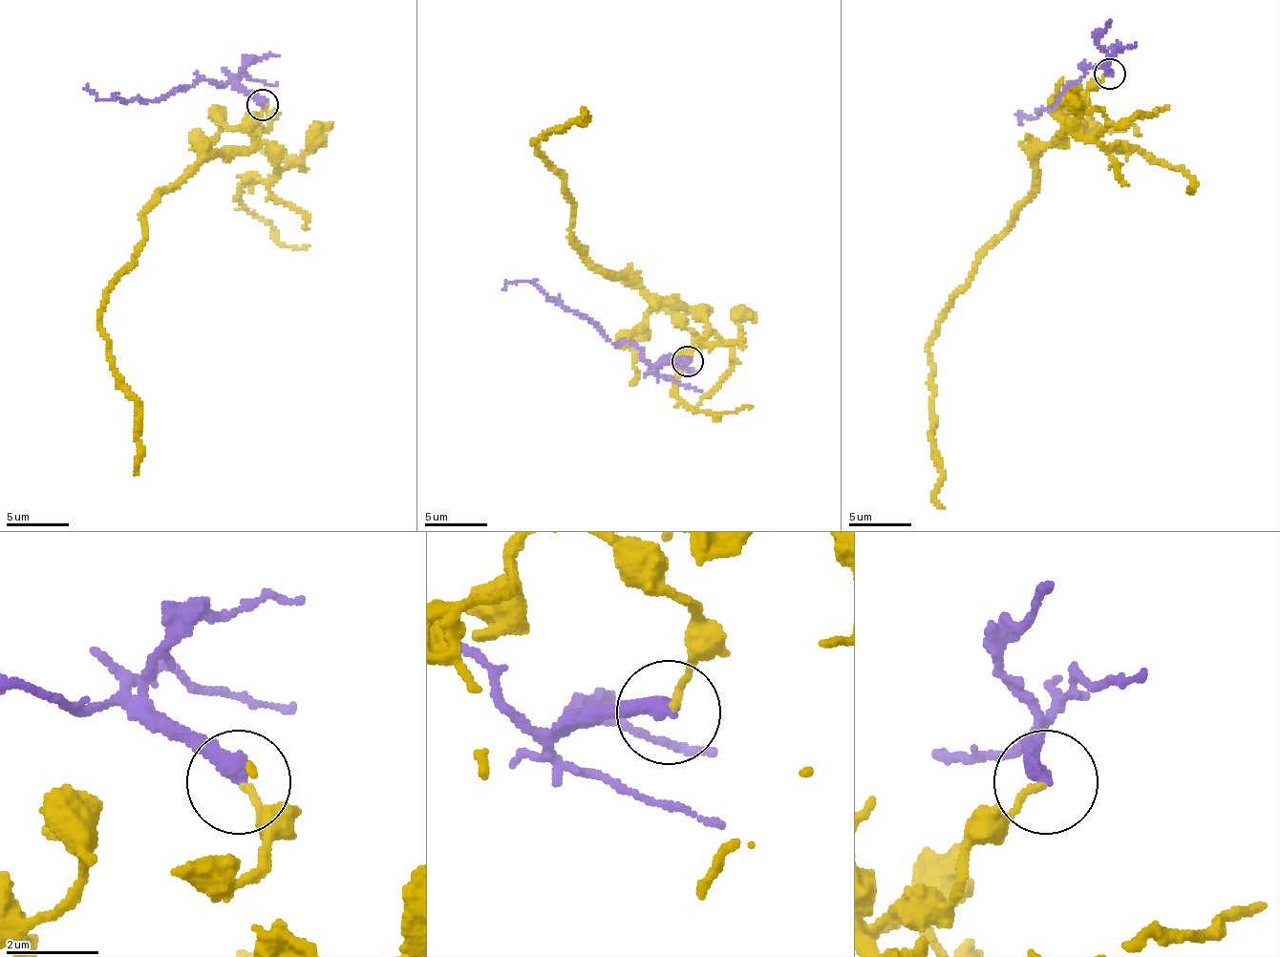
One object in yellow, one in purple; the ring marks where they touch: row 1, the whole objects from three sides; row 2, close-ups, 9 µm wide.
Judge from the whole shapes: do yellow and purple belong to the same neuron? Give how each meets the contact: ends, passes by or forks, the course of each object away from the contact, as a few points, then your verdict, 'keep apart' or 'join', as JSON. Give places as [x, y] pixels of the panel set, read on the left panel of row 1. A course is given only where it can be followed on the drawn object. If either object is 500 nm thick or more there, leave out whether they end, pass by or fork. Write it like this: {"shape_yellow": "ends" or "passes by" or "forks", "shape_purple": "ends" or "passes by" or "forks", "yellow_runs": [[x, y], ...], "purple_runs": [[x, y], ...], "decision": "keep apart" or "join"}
{"shape_yellow": "ends", "shape_purple": "ends", "yellow_runs": [[264, 107], [249, 148], [222, 150], [156, 199], [107, 293], [107, 360], [136, 402], [135, 475]], "purple_runs": [[264, 104], [226, 82], [221, 86], [206, 79], [143, 100], [99, 99], [83, 88]], "decision": "keep apart"}

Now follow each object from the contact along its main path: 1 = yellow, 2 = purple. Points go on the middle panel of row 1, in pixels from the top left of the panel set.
1: (688, 360), (693, 333), (670, 309), (677, 304), (601, 273), (570, 229), (565, 185), (534, 143), (583, 118)
2: (688, 360), (649, 364), (628, 342), (612, 343), (592, 322), (565, 310), (531, 281), (502, 289)

